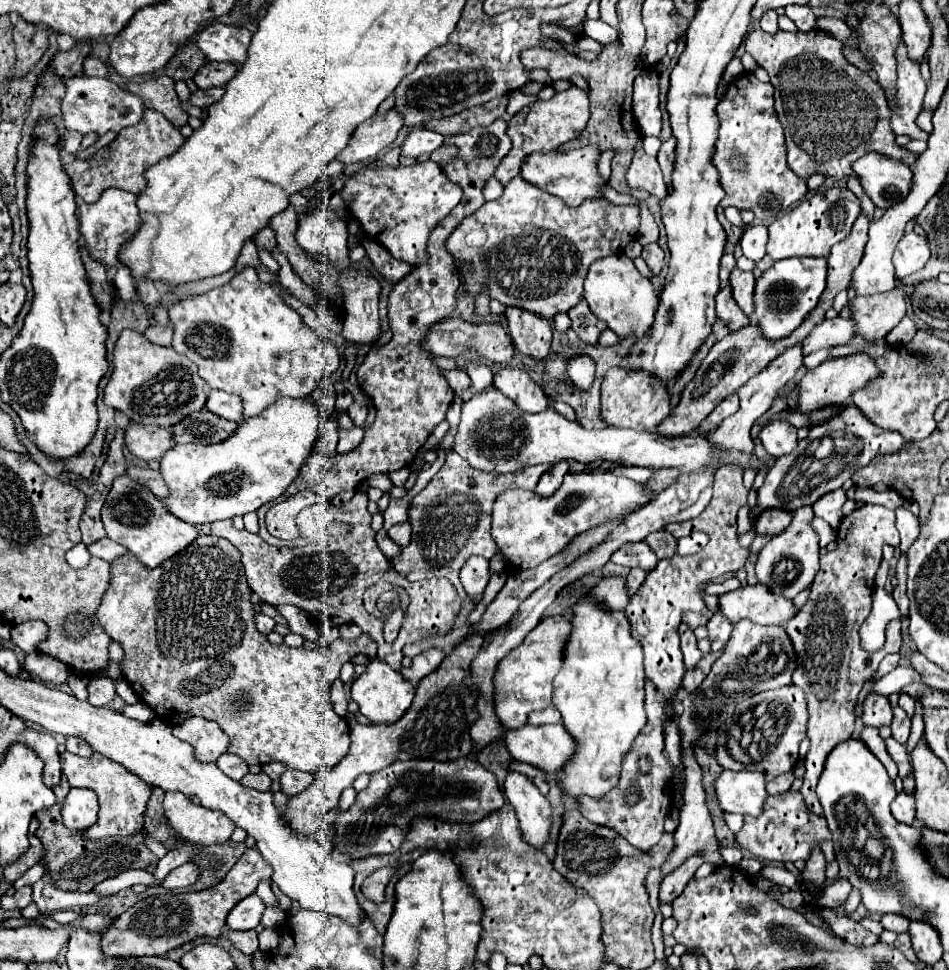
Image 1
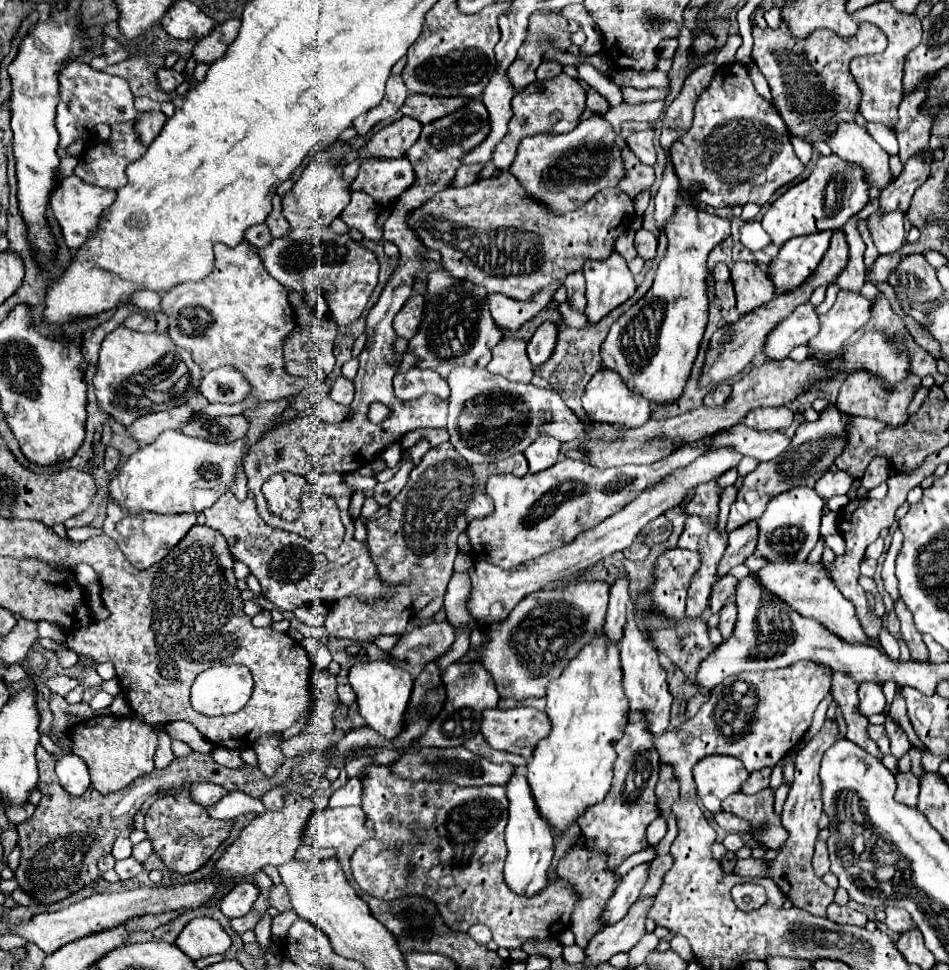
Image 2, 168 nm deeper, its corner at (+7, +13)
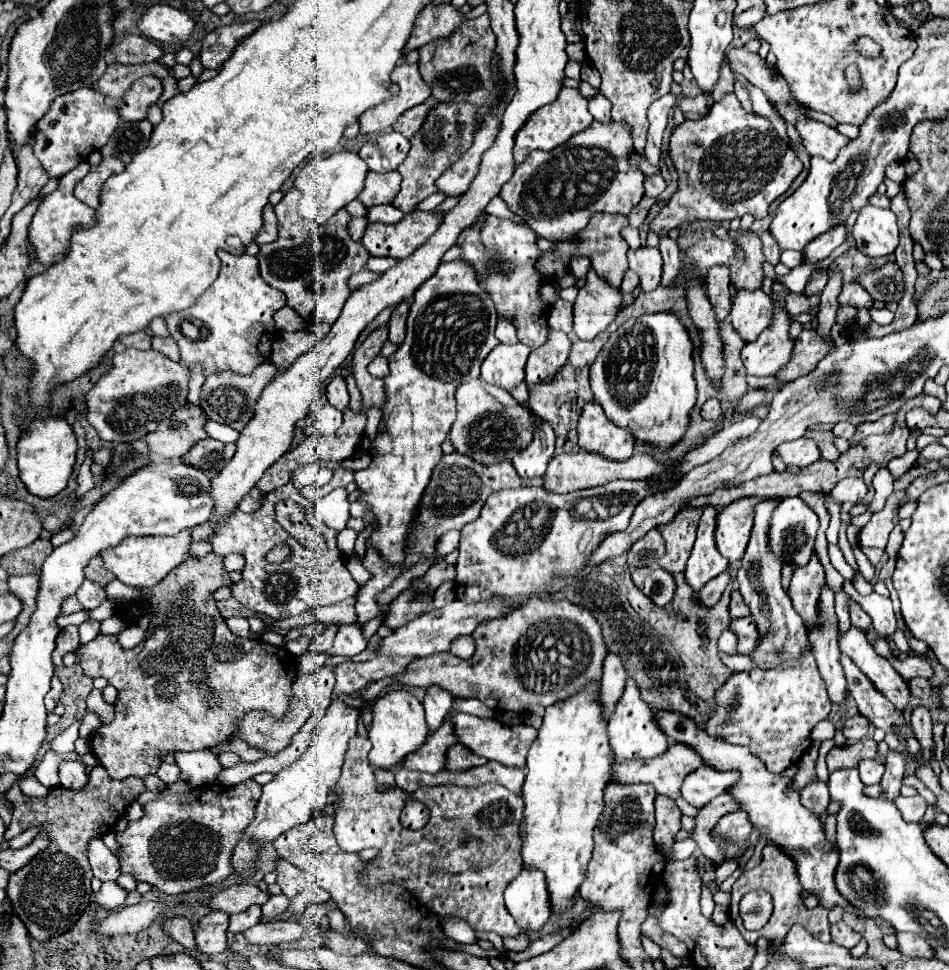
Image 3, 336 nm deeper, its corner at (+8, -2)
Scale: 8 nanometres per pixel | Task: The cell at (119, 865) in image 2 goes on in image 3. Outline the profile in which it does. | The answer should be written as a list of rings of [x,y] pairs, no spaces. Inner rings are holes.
[[[106,881],[102,885],[102,889],[96,893],[96,901],[104,907],[104,909],[118,909],[124,905],[128,891],[124,891],[118,883],[114,881]]]

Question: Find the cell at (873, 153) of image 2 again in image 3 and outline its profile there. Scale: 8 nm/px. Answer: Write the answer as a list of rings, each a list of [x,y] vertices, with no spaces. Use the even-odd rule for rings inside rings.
[[[800,121],[796,123],[796,129],[804,141],[804,147],[810,155],[824,157],[828,161],[836,159],[842,147],[850,143],[848,137],[840,135],[836,129],[828,127],[826,123],[820,121]]]

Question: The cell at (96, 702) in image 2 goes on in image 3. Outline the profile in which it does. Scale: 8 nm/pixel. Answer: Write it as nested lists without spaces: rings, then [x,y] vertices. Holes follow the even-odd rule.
[[[76,721],[51,742],[51,749],[57,753],[74,751],[74,743],[78,738],[78,732],[82,721]]]

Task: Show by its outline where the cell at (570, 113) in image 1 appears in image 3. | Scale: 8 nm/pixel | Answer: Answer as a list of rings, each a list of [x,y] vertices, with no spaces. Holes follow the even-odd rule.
[[[562,87],[560,95],[556,97],[556,103],[544,105],[544,107],[540,107],[540,111],[534,111],[526,119],[524,127],[516,133],[516,139],[514,139],[514,163],[520,165],[528,157],[528,153],[534,151],[534,149],[542,149],[542,151],[556,149],[558,145],[566,143],[576,133],[584,131],[594,121],[592,115],[588,113],[586,105],[588,105],[588,101],[578,93],[578,89]]]

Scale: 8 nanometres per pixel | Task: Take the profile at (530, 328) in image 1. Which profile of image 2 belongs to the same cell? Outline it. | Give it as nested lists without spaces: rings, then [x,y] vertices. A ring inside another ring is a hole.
[[[545,321],[533,334],[527,344],[527,354],[533,366],[543,364],[555,350],[558,328],[551,321]]]

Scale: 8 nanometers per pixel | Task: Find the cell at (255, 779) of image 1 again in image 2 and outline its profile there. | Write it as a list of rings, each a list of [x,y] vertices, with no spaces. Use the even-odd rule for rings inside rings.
[[[43,746],[37,748],[35,756],[39,768],[37,788],[41,792],[41,802],[35,806],[35,812],[29,820],[17,824],[21,858],[19,868],[15,870],[15,880],[19,882],[19,888],[25,890],[41,906],[61,902],[97,880],[97,860],[103,854],[111,852],[115,836],[131,834],[135,812],[147,798],[151,798],[159,790],[179,790],[183,784],[213,782],[225,786],[227,790],[243,790],[253,798],[261,798],[267,790],[273,788],[273,780],[259,768],[245,766],[241,770],[229,770],[217,764],[211,754],[191,752],[185,758],[175,758],[165,770],[151,770],[135,778],[119,792],[101,794],[93,786],[89,786],[81,796],[71,796],[57,780],[55,758]]]

